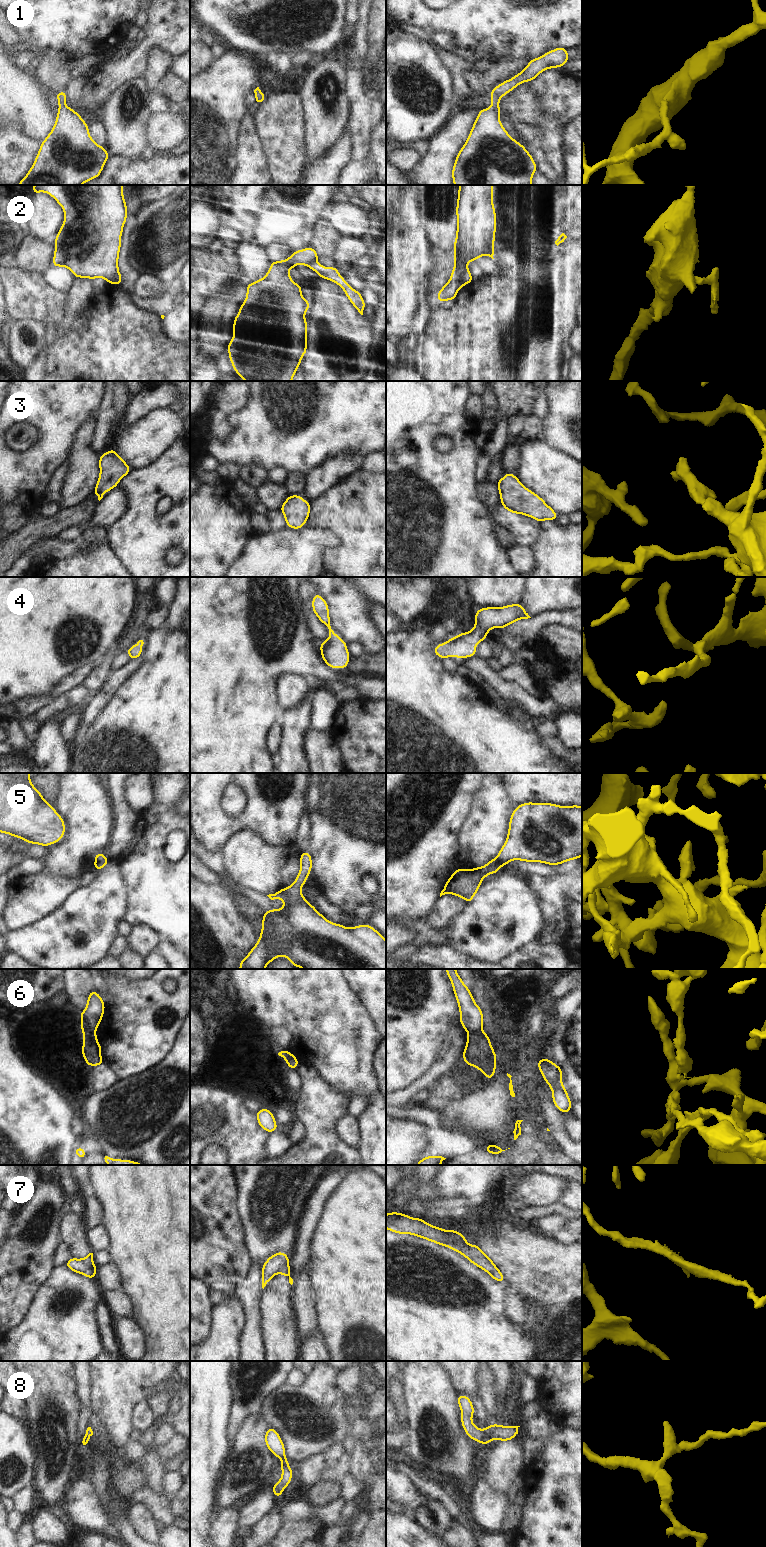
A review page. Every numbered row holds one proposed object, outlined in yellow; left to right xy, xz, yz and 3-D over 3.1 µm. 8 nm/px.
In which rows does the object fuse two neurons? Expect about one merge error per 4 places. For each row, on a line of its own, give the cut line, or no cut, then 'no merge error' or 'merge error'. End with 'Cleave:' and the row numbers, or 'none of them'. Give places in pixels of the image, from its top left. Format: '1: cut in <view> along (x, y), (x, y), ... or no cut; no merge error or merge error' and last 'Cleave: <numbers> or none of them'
1: no cut; no merge error
2: cut in yz along (467, 269), (463, 274), (462, 285); merge error
3: no cut; no merge error
4: no cut; no merge error
5: no cut; no merge error
6: cut in yz along (481, 1029), (475, 1032), (468, 1032); merge error
7: no cut; no merge error
8: no cut; no merge error
Cleave: 2, 6

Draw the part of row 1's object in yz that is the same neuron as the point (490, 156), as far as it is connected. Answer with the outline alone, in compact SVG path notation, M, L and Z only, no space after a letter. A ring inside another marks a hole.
M555 48L541 57L530 59L528 65L520 73L493 87L489 94L492 100L491 106L478 111L467 141L456 156L452 168L454 185L532 185L533 175L538 168L527 149L513 139L502 126L499 101L518 85L527 81L532 82L543 71L562 67L568 61L568 49Z

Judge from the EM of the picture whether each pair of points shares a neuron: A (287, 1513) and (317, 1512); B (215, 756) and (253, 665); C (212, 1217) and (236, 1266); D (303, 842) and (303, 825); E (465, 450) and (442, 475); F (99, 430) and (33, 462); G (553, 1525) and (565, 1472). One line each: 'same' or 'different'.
A: same
B: same
C: same
D: same
E: same
F: different
G: same

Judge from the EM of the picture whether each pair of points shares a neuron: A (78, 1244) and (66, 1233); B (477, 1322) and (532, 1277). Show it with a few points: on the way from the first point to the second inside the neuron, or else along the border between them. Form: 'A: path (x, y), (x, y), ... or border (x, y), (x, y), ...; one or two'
A: path (75, 1241), (69, 1235); one
B: border (503, 1283), (509, 1291); two

